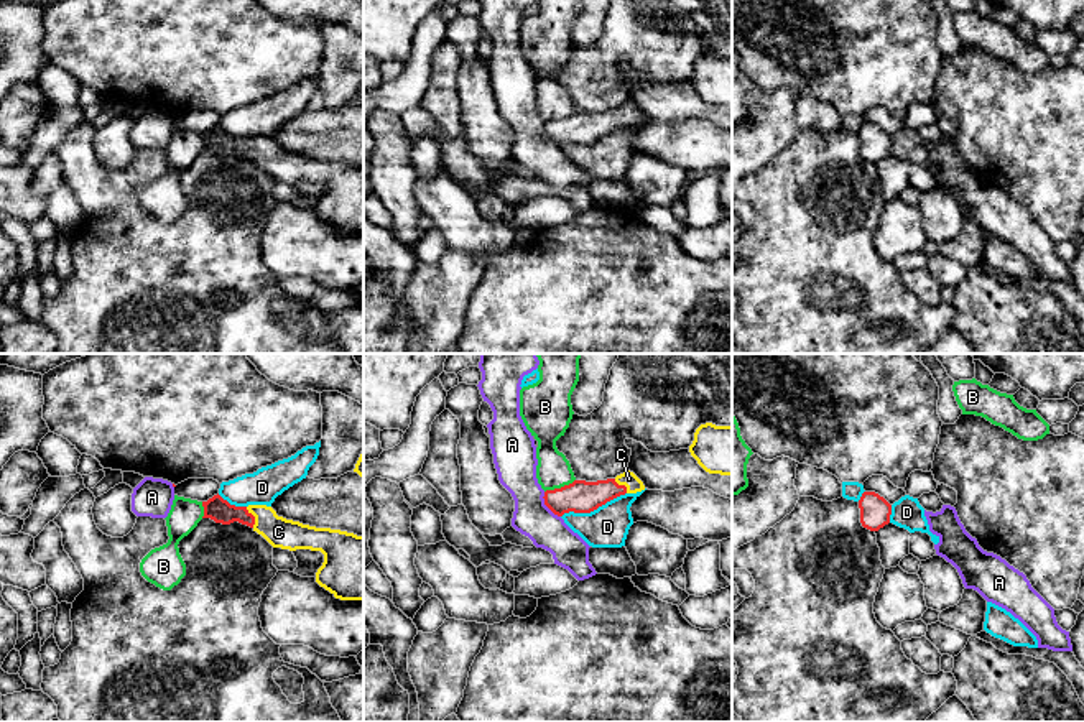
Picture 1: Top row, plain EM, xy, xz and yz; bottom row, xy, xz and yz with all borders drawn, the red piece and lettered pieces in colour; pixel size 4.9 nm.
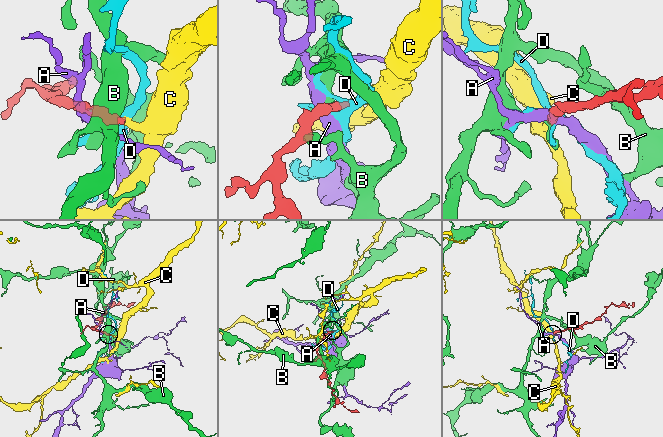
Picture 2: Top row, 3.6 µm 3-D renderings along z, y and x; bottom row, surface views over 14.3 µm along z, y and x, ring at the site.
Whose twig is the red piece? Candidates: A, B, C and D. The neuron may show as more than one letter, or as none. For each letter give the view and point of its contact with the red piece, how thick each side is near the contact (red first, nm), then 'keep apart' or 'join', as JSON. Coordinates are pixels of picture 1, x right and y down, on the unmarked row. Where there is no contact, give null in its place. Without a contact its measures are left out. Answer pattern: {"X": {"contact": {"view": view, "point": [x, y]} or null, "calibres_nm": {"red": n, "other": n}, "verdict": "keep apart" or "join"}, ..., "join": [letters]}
{"A": {"contact": {"view": "xz", "point": [546, 137]}, "calibres_nm": {"red": 160, "other": 190}, "verdict": "keep apart"}, "B": {"contact": {"view": "xz", "point": [561, 119]}, "calibres_nm": {"red": 160, "other": 170}, "verdict": "keep apart"}, "C": {"contact": {"view": "xy", "point": [254, 148]}, "calibres_nm": {"red": 120, "other": 150}, "verdict": "join"}, "D": {"contact": {"view": "xz", "point": [592, 142]}, "calibres_nm": {"red": 160, "other": 200}, "verdict": "keep apart"}, "join": ["C"]}

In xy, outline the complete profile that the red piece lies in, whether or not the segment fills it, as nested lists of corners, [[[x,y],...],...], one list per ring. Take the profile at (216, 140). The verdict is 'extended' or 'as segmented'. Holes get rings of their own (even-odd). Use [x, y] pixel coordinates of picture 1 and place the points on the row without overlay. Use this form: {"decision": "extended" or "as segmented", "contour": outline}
{"decision": "extended", "contour": [[[219,125],[202,133],[202,138],[202,150],[247,156],[273,179],[321,183],[324,194],[316,204],[316,214],[336,230],[364,232],[364,168],[286,151],[266,137],[235,138]]]}

